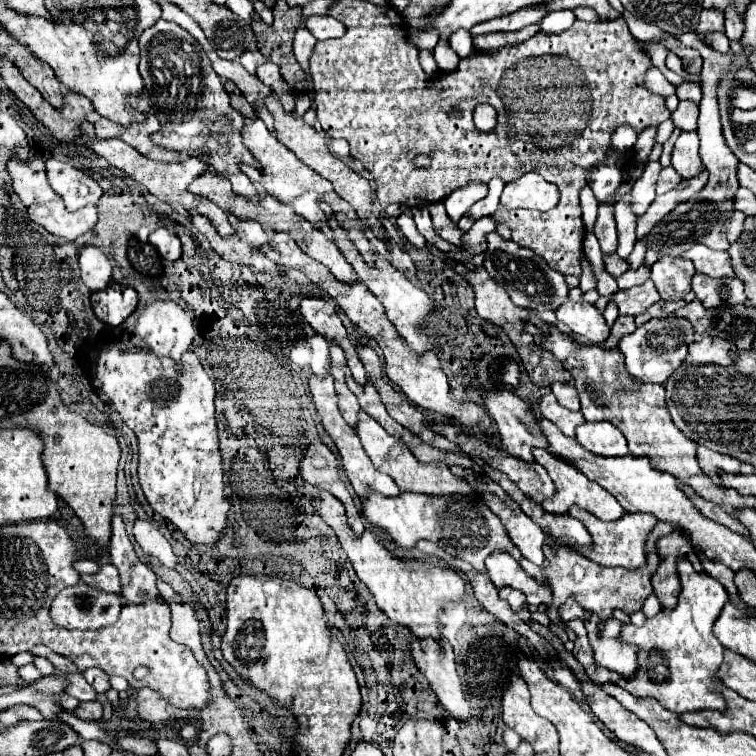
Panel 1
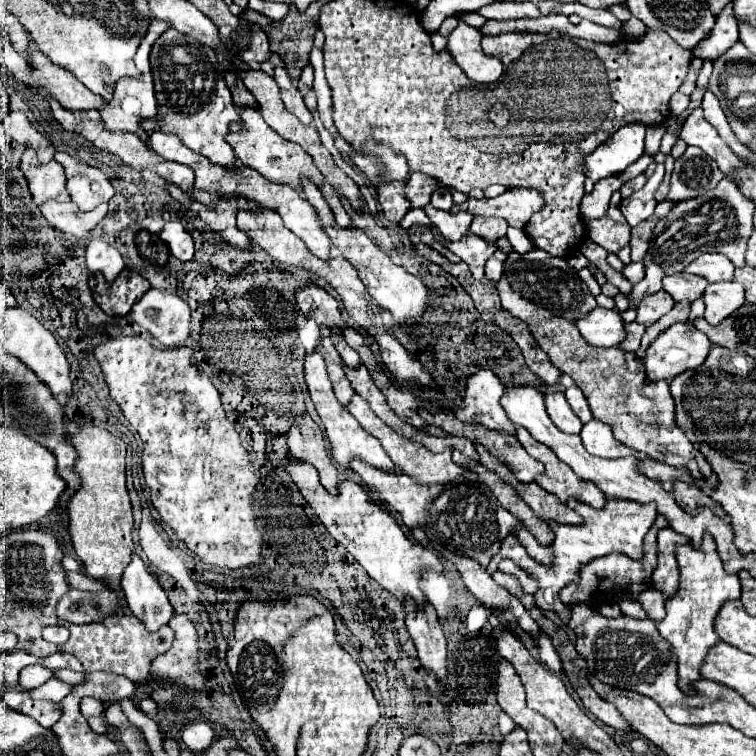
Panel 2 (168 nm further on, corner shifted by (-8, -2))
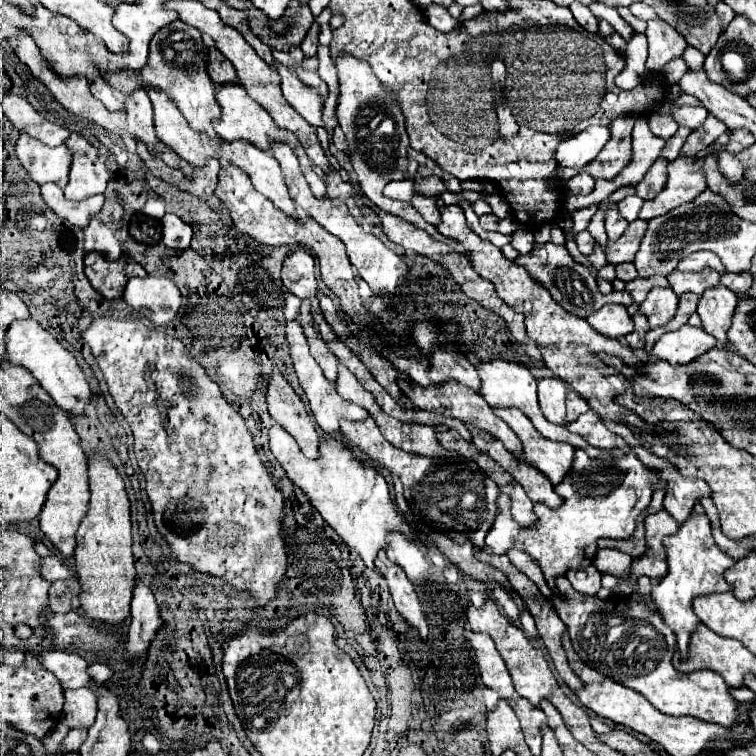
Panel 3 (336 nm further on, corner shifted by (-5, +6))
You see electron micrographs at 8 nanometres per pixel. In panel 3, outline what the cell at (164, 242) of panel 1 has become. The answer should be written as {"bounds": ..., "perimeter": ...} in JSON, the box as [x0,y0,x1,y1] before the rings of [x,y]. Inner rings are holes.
{"bounds":[163,213,191,249],"perimeter":[[[173,213],[163,215],[163,243],[171,249],[187,249],[191,243],[191,225]]]}

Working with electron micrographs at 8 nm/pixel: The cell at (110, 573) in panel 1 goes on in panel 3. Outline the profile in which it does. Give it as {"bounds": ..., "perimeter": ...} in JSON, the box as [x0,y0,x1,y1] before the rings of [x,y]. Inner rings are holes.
{"bounds":[41,555,75,581],"perimeter":[[[51,555],[41,559],[41,575],[49,581],[59,581],[59,579],[73,577],[75,573],[63,563],[63,559],[59,559],[57,555]]]}

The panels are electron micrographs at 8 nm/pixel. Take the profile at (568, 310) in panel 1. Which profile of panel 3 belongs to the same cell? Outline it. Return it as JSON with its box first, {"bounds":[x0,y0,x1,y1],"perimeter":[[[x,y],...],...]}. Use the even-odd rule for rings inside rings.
{"bounds":[587,305,633,339],"perimeter":[[[603,305],[587,317],[587,323],[605,337],[617,339],[633,331],[633,321],[623,305]]]}

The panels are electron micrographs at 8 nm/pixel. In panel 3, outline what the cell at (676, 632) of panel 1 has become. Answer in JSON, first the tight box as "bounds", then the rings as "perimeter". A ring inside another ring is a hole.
{"bounds":[651,503,735,661],"perimeter":[[[697,503],[693,507],[691,517],[685,523],[679,525],[679,531],[675,535],[665,537],[663,545],[665,545],[665,551],[667,551],[669,573],[665,575],[665,579],[661,579],[661,583],[657,587],[653,587],[651,597],[653,597],[657,609],[663,617],[663,623],[673,629],[673,633],[677,637],[681,661],[685,661],[687,653],[689,653],[691,633],[701,625],[699,617],[693,613],[693,599],[699,597],[699,595],[731,591],[733,587],[725,581],[723,573],[735,561],[729,559],[725,553],[721,553],[721,549],[715,545],[715,541],[711,537],[711,525],[709,525],[709,519],[707,519],[701,503]]]}

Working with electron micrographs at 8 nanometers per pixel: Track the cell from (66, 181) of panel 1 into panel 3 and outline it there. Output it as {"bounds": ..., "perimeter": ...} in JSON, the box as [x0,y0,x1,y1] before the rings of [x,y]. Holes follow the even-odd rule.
{"bounds":[65,133,111,201],"perimeter":[[[73,133],[65,141],[65,147],[73,153],[65,197],[73,201],[83,201],[97,193],[103,193],[111,179],[111,173],[107,171],[105,163],[99,159],[97,149],[77,133]]]}

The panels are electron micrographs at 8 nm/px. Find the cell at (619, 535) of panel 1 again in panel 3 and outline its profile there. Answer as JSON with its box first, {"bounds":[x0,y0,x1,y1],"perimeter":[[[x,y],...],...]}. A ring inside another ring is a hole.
{"bounds":[485,449,657,597],"perimeter":[[[581,449],[575,451],[573,473],[569,473],[569,477],[565,477],[565,481],[555,487],[555,493],[561,495],[565,503],[557,509],[549,509],[537,503],[533,511],[537,513],[539,521],[533,527],[521,527],[517,521],[513,521],[509,497],[499,495],[499,515],[493,523],[493,529],[485,537],[485,545],[491,549],[491,553],[505,553],[507,549],[529,553],[533,561],[537,561],[537,565],[541,567],[547,585],[557,597],[555,579],[565,577],[569,569],[587,567],[587,559],[595,559],[597,539],[629,539],[635,533],[637,525],[637,521],[629,517],[637,517],[641,511],[647,509],[651,501],[651,493],[645,493],[645,483],[653,483],[653,477],[657,479],[657,471],[645,467],[633,453],[623,453],[615,457],[617,465],[605,465],[605,461],[591,459]],[[615,497],[625,497],[625,501],[621,501],[625,505],[615,505]],[[629,503],[633,503],[633,507],[629,507]]]}

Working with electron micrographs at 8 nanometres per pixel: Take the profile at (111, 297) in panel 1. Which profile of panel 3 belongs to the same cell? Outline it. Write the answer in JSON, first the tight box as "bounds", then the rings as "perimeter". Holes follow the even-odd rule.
{"bounds":[85,253,147,299],"perimeter":[[[87,253],[85,275],[105,299],[119,299],[129,277],[145,277],[147,271],[129,255],[121,255],[117,261],[105,261],[101,253]]]}

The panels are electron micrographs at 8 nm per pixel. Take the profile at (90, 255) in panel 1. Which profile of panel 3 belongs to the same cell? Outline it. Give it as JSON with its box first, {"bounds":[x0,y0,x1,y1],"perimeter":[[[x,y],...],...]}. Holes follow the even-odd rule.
{"bounds":[85,219,121,261],"perimeter":[[[91,219],[91,223],[85,227],[85,253],[91,251],[105,255],[107,261],[115,261],[121,257],[119,241],[115,239],[113,231],[99,219]]]}

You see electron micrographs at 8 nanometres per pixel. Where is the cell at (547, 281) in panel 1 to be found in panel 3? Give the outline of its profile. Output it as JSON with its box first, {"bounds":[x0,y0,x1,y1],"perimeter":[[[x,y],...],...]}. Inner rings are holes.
{"bounds":[515,243,633,317],"perimeter":[[[549,243],[549,253],[547,253],[543,247],[537,247],[537,249],[533,249],[533,253],[519,255],[519,257],[515,259],[515,263],[517,263],[519,267],[525,267],[527,273],[529,273],[535,281],[539,281],[539,283],[551,293],[551,297],[553,297],[565,311],[569,311],[569,313],[573,313],[573,315],[577,315],[577,317],[587,317],[589,313],[601,309],[601,307],[603,307],[605,303],[609,303],[609,301],[611,301],[611,303],[621,303],[621,305],[625,305],[625,307],[633,303],[633,299],[631,299],[631,295],[629,295],[627,291],[613,291],[609,297],[601,295],[599,289],[597,289],[597,281],[595,281],[595,277],[591,275],[591,271],[589,271],[587,267],[575,263],[573,257],[569,255],[569,251],[567,251],[563,245],[553,245],[553,243]]]}

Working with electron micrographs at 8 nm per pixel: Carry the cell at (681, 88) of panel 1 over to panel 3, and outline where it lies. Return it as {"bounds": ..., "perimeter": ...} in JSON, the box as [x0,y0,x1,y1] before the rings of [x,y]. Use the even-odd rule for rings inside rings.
{"bounds":[659,103,707,131],"perimeter":[[[667,103],[661,105],[659,113],[669,113],[681,127],[689,127],[691,131],[697,131],[703,127],[707,119],[707,109],[705,107],[669,107]]]}

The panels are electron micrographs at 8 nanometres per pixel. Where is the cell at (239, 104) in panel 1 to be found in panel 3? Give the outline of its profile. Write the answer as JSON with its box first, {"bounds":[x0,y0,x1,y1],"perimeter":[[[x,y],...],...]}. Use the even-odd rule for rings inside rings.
{"bounds":[207,47,237,85],"perimeter":[[[215,47],[209,49],[209,67],[207,67],[207,71],[209,71],[211,81],[217,83],[217,85],[227,85],[227,83],[237,81],[235,69]]]}

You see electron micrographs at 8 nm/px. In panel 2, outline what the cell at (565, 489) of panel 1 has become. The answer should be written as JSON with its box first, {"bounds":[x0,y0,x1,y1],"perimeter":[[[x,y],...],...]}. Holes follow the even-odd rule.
{"bounds":[516,425,606,509],"perimeter":[[[522,425],[516,427],[516,439],[522,443],[522,447],[528,451],[530,457],[534,457],[536,461],[540,461],[544,465],[544,469],[546,469],[544,475],[536,477],[536,483],[542,489],[556,495],[562,503],[566,503],[570,497],[574,497],[578,501],[592,505],[594,509],[604,507],[604,503],[606,503],[604,493],[600,493],[600,489],[596,489],[596,485],[592,485],[592,481],[580,479],[566,463],[562,463],[554,455],[552,449],[538,443]]]}

